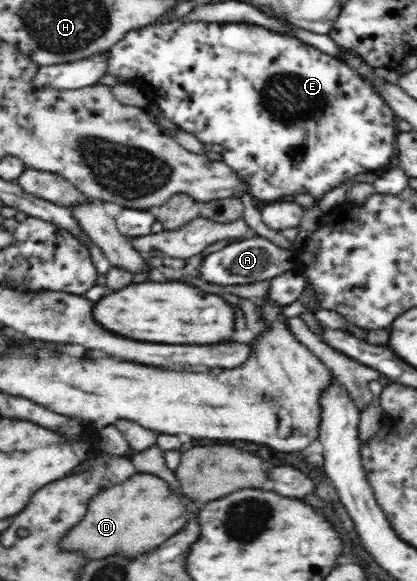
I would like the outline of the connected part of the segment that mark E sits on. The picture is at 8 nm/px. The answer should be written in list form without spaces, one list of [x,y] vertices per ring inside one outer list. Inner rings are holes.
[[[172,19],[168,23],[145,24],[141,28],[132,28],[125,32],[123,36],[112,47],[106,49],[108,55],[108,75],[118,77],[122,84],[134,85],[147,97],[150,107],[155,111],[162,112],[164,118],[181,127],[184,131],[195,135],[198,141],[204,145],[207,151],[214,151],[224,155],[222,163],[231,169],[248,184],[248,192],[255,198],[266,202],[282,200],[289,195],[310,193],[314,199],[321,200],[324,195],[339,187],[341,184],[358,175],[358,173],[372,173],[382,165],[386,165],[392,159],[392,149],[396,149],[397,124],[394,123],[394,111],[386,98],[382,95],[382,90],[377,85],[367,80],[367,77],[359,75],[359,71],[349,67],[343,60],[334,58],[318,49],[308,45],[292,35],[282,35],[274,33],[266,27],[247,23],[232,22],[202,22],[200,20]]]

